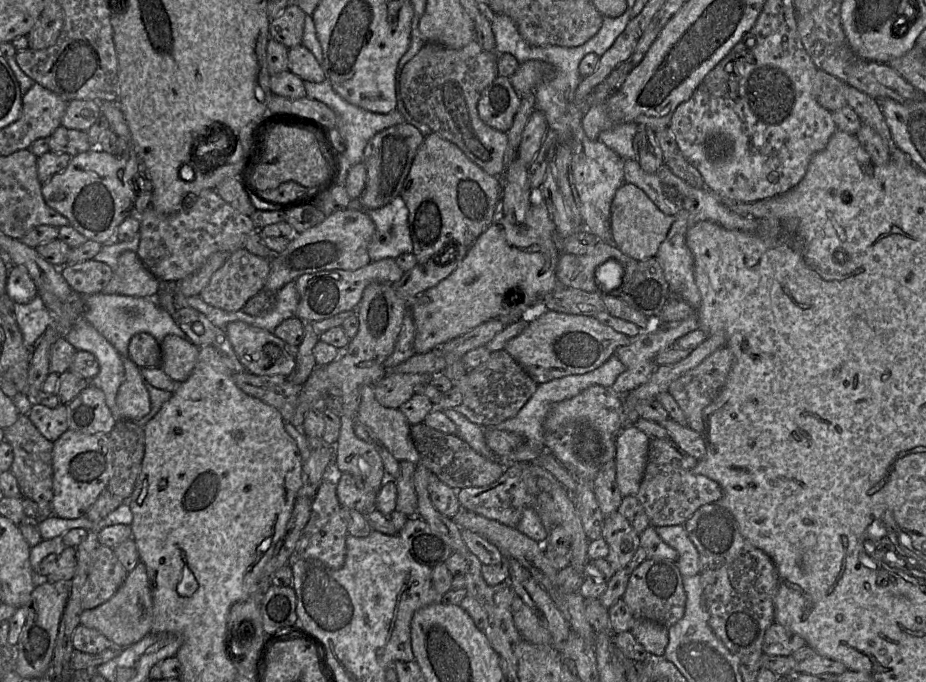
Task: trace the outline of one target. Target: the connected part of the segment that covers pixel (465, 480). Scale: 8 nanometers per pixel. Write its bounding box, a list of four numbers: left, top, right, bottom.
[410,423,504,488]

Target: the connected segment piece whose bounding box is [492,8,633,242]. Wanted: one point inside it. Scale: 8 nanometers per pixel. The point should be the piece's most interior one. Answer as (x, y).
(597, 172)

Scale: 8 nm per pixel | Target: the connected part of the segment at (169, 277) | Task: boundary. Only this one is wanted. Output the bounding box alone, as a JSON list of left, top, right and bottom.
[136,189,257,282]

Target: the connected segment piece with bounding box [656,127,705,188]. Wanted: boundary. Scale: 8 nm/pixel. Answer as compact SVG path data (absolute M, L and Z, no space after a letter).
M665 127L656 132L656 137L663 154L663 164L692 187L705 187L701 174L681 153L672 131Z

